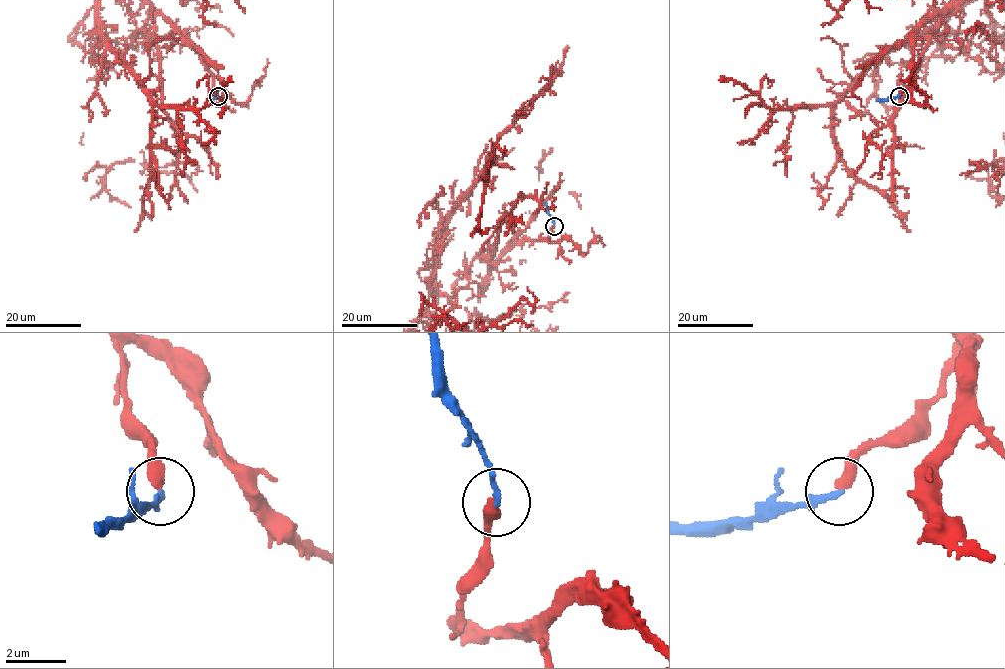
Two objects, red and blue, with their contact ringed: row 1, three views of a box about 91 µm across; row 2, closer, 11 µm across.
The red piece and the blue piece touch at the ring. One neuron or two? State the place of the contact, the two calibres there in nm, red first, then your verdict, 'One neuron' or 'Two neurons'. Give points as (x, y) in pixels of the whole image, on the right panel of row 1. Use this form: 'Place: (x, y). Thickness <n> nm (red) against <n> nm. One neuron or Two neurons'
Place: (899, 96). Thickness 400 nm (red) against 190 nm. One neuron

